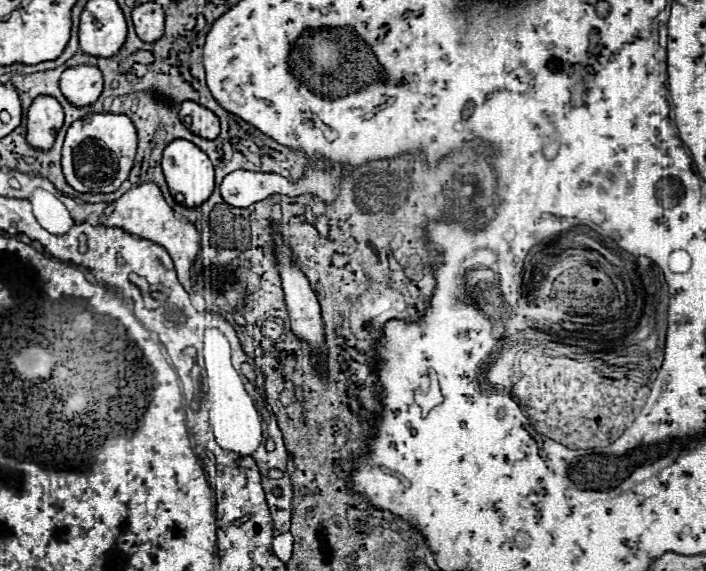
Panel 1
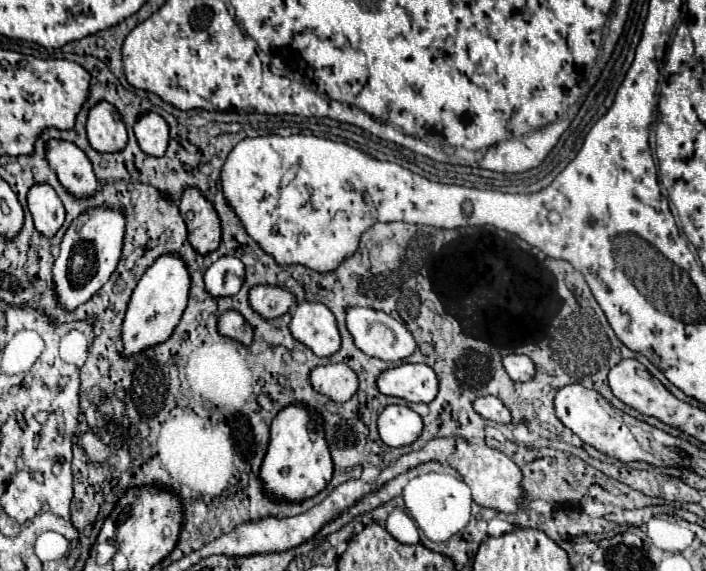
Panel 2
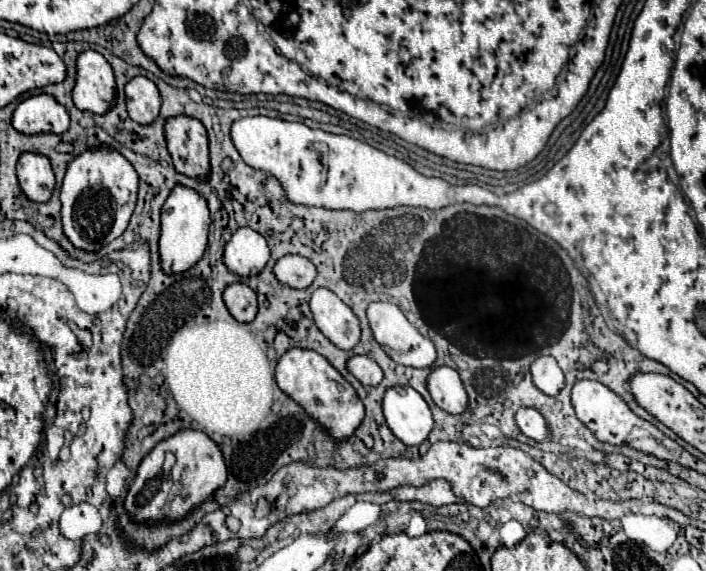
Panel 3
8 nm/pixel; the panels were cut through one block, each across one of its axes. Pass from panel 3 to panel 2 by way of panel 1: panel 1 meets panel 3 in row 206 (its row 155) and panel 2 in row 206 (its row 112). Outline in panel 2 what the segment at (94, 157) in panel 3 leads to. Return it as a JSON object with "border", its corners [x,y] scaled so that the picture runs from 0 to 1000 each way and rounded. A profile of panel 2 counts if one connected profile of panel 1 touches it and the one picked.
{"border":[[[156,361],[125,364],[99,392],[85,424],[85,441],[76,459],[76,497],[82,522],[93,543],[105,543],[108,536],[127,525],[130,515],[139,511],[153,494],[173,445],[173,420],[178,403],[176,396],[178,396],[176,368]]]}

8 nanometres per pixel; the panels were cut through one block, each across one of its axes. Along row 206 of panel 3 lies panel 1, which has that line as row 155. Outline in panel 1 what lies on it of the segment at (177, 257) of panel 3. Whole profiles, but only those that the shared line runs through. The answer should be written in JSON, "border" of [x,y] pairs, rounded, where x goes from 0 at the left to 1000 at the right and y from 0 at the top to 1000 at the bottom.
{"border":[[[258,242],[244,245],[232,259],[229,294],[232,294],[238,329],[241,329],[244,343],[249,347],[249,354],[255,354],[261,361],[280,361],[280,357],[286,357],[289,350],[297,347],[297,340],[303,333],[303,291],[300,291],[295,270],[286,266],[269,245],[258,245]]]}

